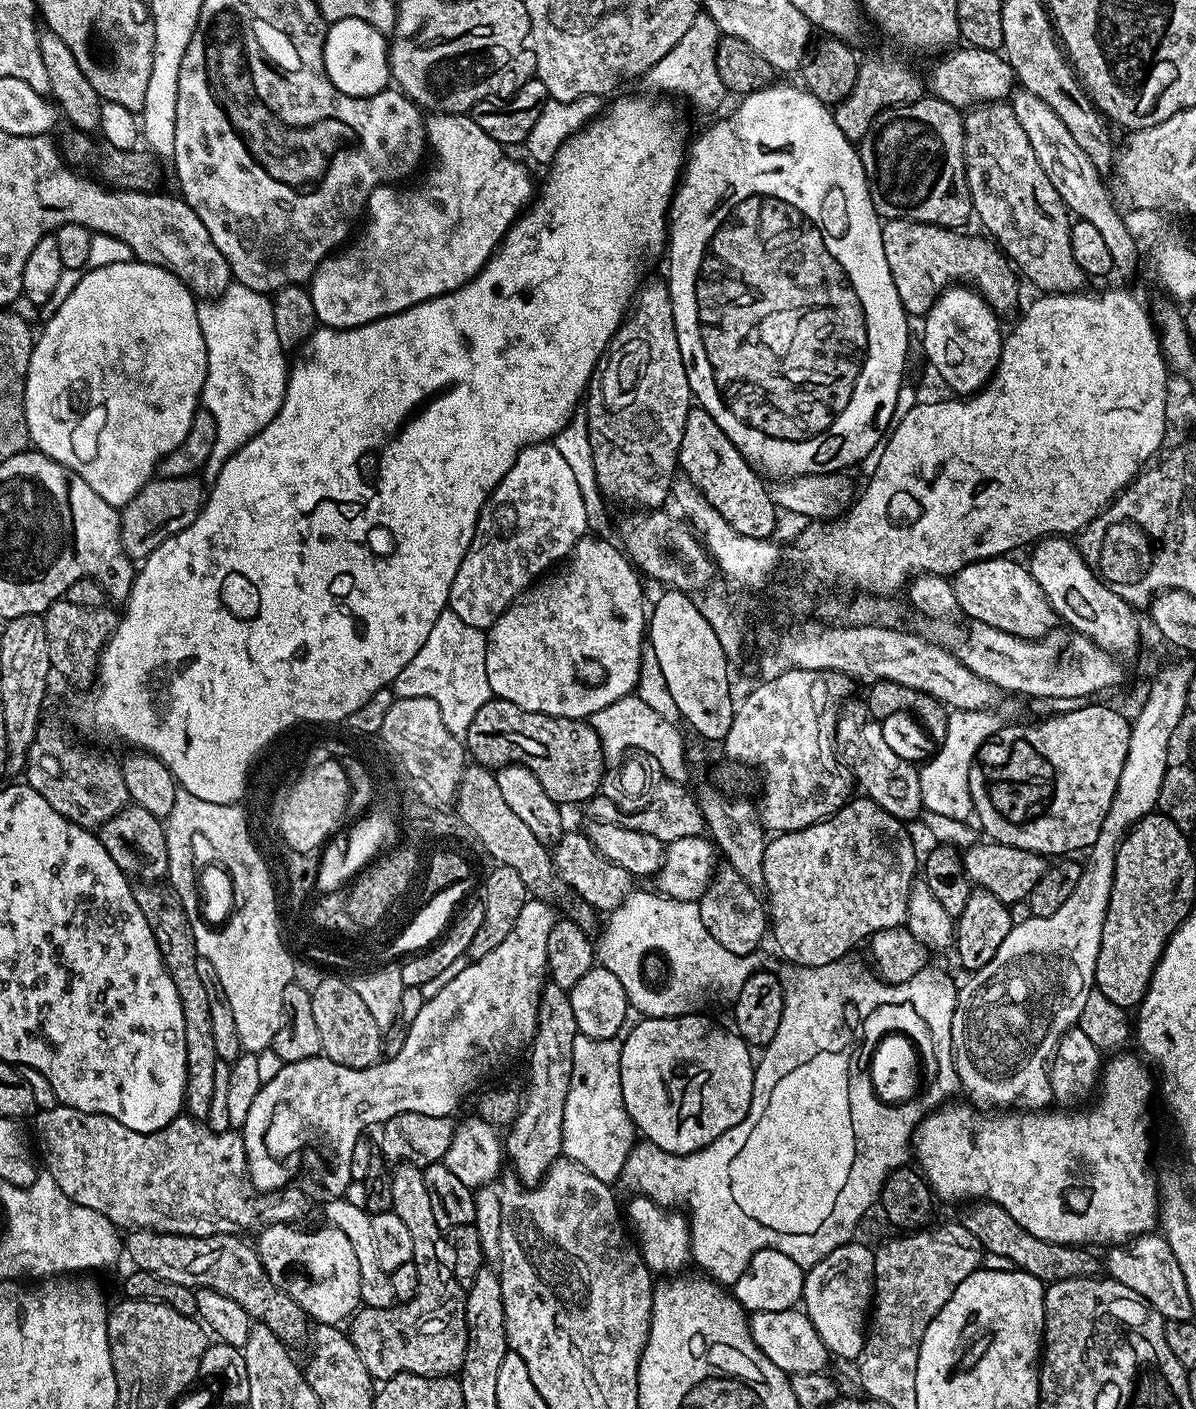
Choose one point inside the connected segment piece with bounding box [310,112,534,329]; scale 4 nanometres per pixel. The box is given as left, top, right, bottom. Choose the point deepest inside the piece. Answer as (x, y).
(421, 242)

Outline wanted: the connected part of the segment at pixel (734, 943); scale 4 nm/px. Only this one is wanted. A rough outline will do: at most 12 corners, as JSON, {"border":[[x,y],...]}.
{"border":[[727,866],[698,901],[702,926],[751,956],[770,932],[766,904]]}

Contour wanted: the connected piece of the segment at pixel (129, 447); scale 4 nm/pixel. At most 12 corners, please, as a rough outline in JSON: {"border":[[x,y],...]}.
{"border":[[135,258],[35,337],[35,451],[111,508],[157,475],[208,369],[197,297]]}

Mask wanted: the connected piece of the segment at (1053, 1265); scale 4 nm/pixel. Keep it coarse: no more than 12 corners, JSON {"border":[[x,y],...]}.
{"border":[[972,1202],[962,1223],[985,1253],[1045,1286],[1095,1276],[1089,1249],[1022,1230],[997,1204]]}

